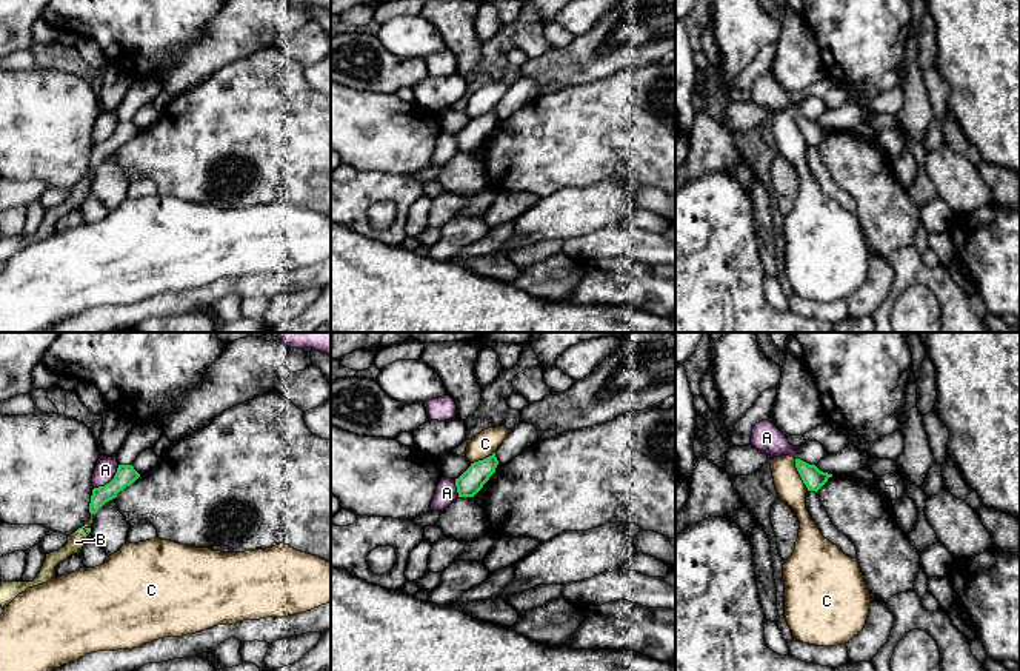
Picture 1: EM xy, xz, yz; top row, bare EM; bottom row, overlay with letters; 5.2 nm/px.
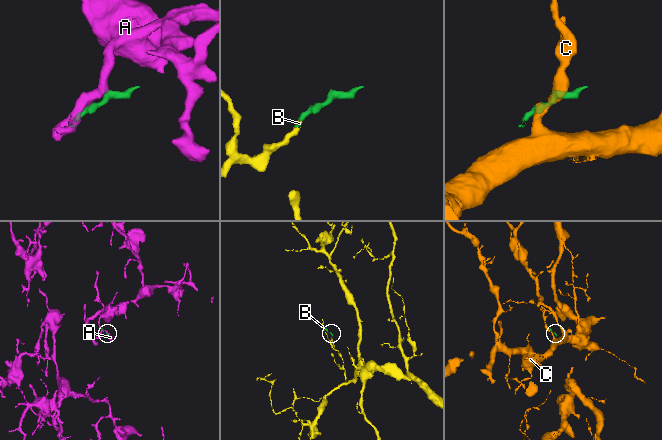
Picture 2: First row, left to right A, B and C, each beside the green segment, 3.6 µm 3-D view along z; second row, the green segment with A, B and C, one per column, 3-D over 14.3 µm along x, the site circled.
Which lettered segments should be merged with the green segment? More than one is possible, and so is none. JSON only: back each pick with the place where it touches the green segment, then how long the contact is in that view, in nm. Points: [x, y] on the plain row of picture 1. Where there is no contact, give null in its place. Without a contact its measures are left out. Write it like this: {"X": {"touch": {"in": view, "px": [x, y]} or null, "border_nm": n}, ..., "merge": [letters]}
{"B": {"touch": {"in": "xy", "px": [82, 182]}, "border_nm": 80}, "merge": ["B"]}

